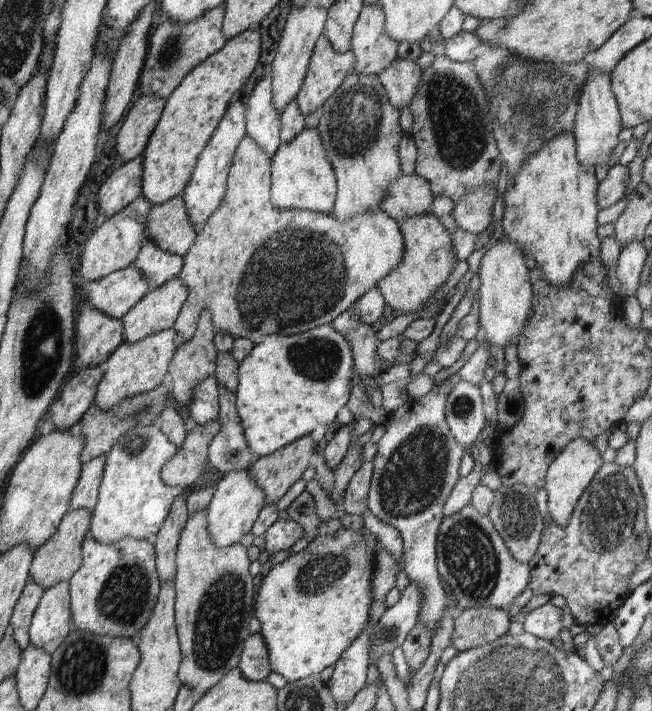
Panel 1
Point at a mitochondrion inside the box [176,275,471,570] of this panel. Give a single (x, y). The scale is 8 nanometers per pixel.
(413, 477)

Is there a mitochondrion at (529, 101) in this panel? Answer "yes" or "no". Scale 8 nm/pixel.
yes

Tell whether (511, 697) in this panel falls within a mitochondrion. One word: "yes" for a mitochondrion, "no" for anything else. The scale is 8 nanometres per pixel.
yes

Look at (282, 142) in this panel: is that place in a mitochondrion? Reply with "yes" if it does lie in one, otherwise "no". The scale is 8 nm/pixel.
no

